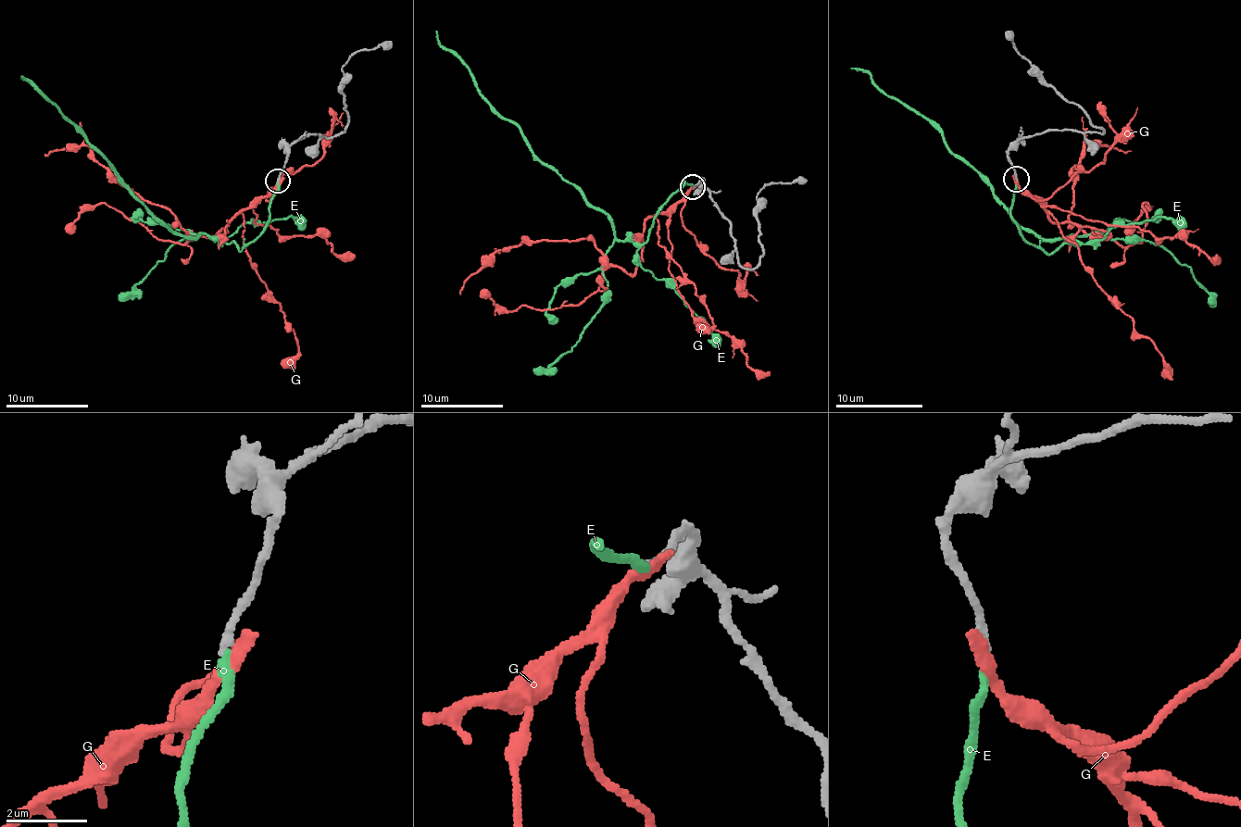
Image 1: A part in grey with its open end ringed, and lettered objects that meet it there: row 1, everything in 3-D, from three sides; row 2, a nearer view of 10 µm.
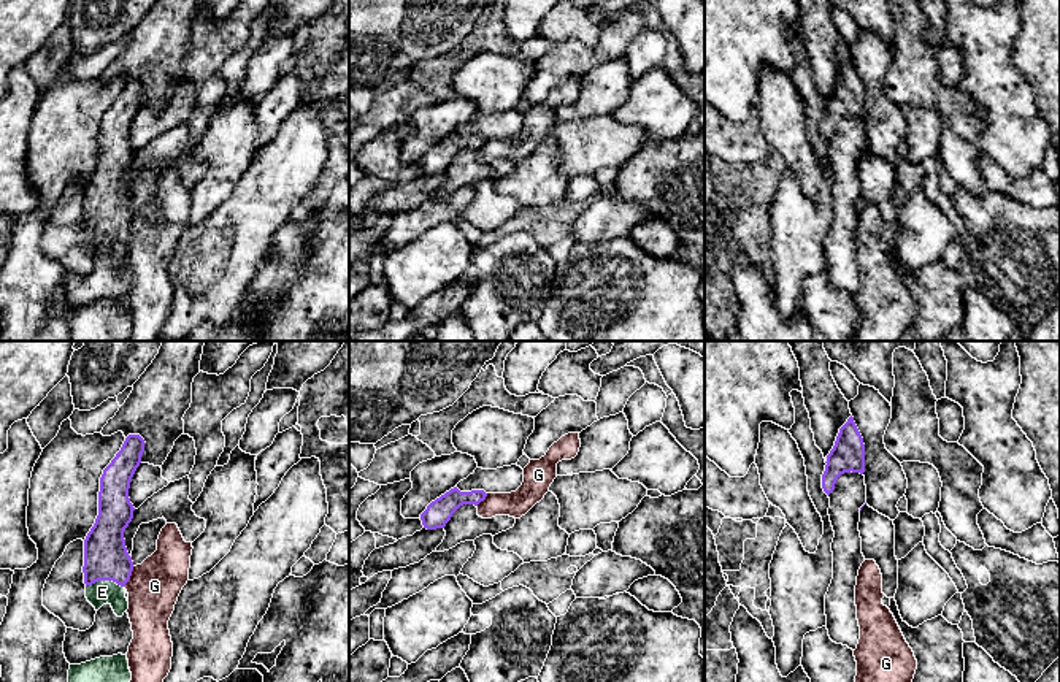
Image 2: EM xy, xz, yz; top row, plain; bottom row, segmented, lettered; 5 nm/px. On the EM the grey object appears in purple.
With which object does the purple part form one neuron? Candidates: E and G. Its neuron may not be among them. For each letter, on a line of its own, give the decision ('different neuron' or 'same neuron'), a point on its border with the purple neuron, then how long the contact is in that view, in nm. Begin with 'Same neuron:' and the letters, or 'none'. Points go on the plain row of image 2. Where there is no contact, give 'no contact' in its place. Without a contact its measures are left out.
Same neuron: E
E: same neuron; contact xy (103, 224); length 190 nm
G: different neuron; contact xy (129, 221); length 120 nm

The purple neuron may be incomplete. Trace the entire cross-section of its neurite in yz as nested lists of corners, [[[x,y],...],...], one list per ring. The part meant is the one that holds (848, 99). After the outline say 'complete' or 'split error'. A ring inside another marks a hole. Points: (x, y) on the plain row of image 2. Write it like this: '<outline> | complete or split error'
[[[852,60],[839,73],[835,90],[827,100],[825,108],[822,133],[827,140],[835,135],[835,128],[841,119],[851,116],[865,117],[865,89]]] | complete

